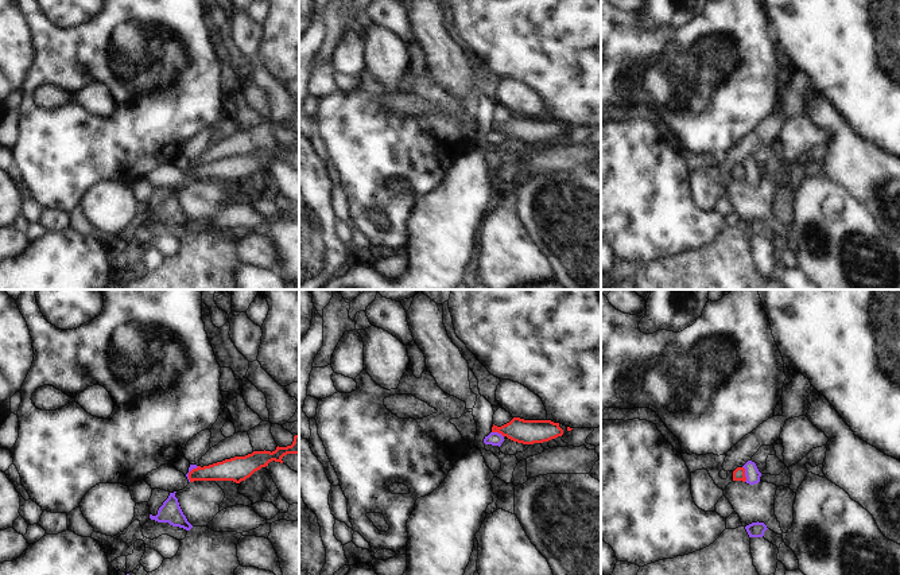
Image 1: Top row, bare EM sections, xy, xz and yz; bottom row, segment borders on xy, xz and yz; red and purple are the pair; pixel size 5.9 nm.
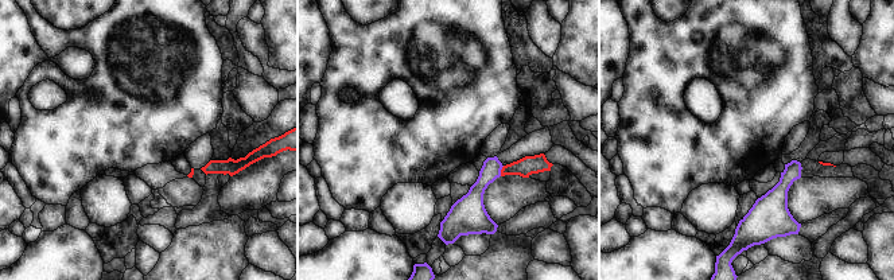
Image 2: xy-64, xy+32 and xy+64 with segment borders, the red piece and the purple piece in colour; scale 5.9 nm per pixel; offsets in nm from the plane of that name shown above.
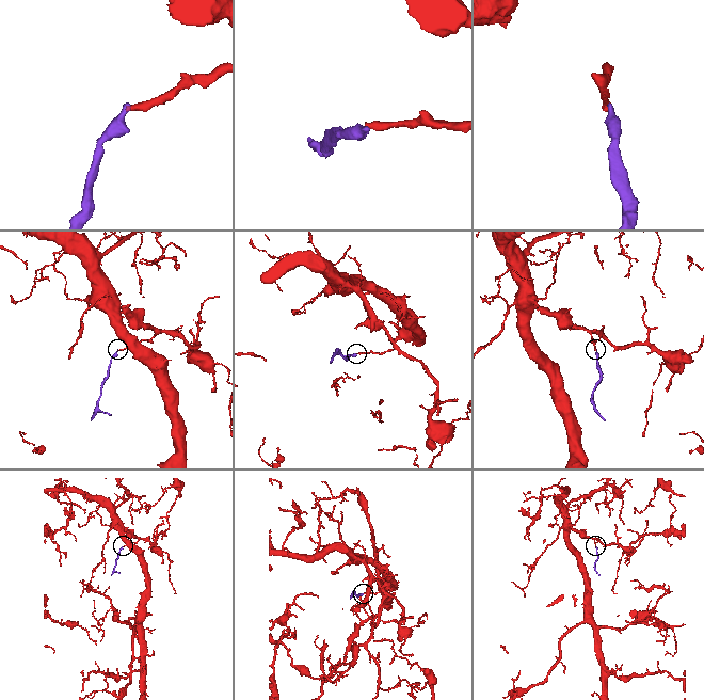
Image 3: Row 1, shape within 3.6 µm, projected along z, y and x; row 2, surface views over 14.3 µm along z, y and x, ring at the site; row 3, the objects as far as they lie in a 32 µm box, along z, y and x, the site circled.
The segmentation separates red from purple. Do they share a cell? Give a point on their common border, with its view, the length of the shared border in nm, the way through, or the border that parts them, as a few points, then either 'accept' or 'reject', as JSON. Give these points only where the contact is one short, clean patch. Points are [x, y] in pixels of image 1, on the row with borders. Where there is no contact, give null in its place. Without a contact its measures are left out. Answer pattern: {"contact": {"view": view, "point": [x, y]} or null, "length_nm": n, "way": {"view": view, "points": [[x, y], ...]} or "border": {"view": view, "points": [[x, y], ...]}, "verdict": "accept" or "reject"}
{"contact": {"view": "yz", "point": [744, 474]}, "length_nm": 100, "border": {"view": "yz", "points": [[743, 466], [745, 481]]}, "verdict": "reject"}

